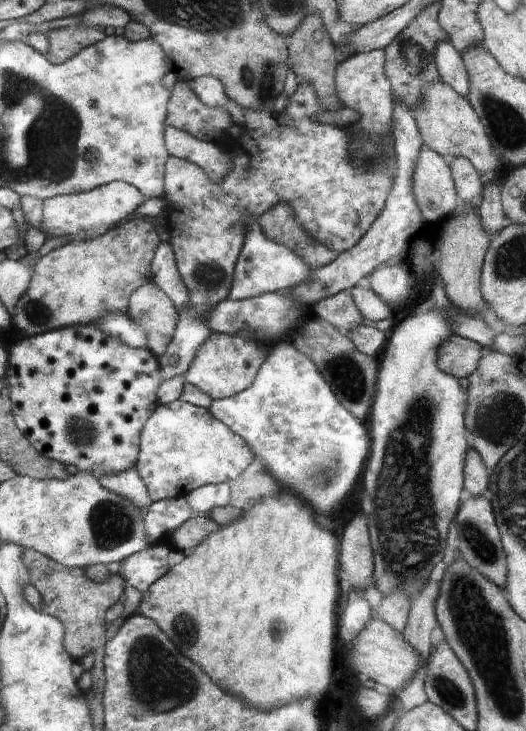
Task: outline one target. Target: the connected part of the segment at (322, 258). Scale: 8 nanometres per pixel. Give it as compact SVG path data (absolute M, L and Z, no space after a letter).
M288 202L272 206L257 222L270 240L292 248L312 270L326 267L337 260L337 253L332 248L326 248L326 244L314 240L314 236L305 231L296 218L294 208L290 208Z

